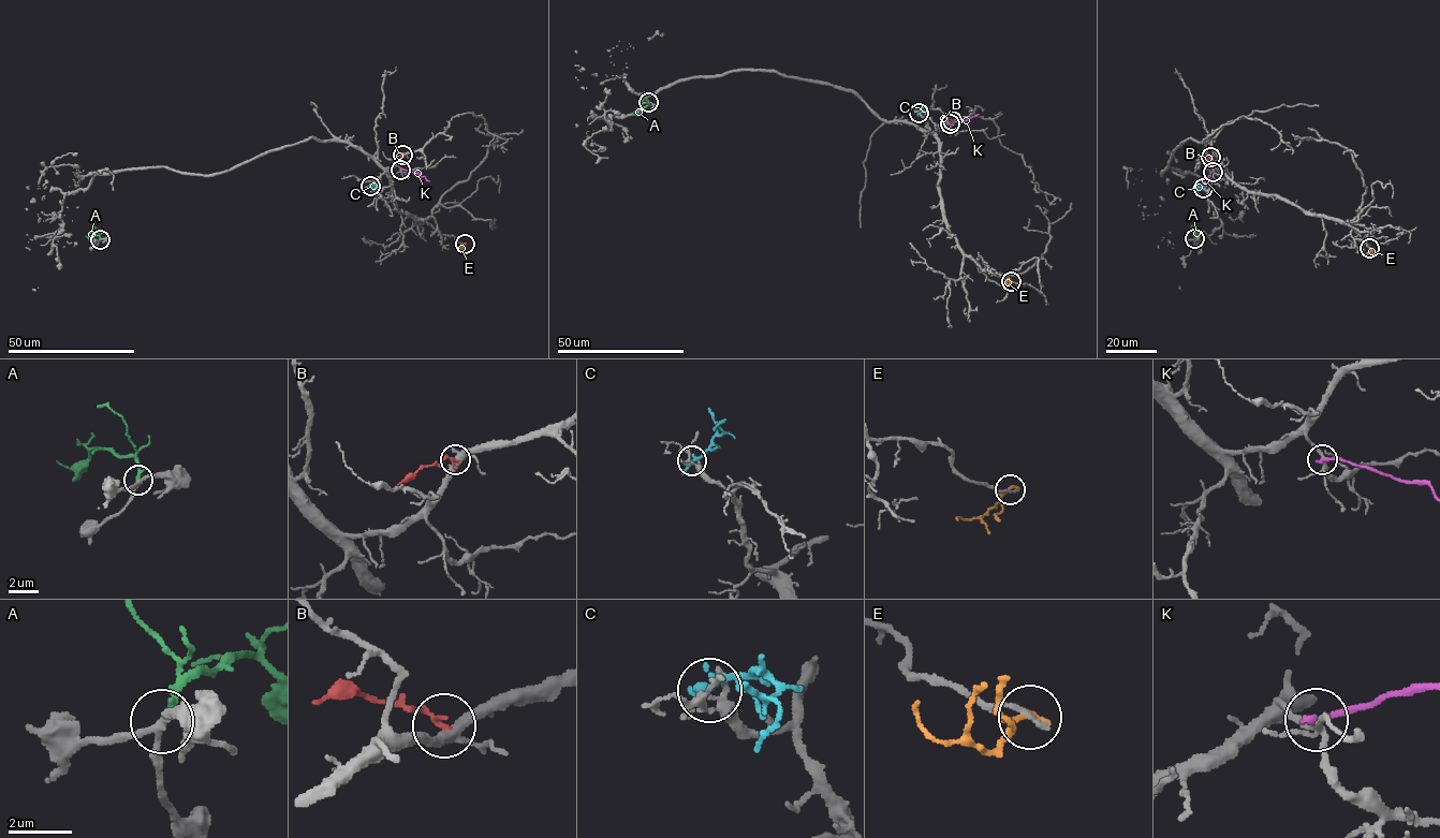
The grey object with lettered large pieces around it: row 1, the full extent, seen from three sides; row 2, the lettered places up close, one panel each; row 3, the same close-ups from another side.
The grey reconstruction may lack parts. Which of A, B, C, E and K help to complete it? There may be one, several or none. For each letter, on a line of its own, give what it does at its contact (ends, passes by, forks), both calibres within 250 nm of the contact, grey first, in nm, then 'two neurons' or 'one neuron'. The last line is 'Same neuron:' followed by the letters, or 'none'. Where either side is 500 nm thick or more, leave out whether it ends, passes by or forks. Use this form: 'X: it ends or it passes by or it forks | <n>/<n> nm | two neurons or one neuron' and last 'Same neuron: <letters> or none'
A: it ends | 190/260 nm | one neuron
B: it ends | 320/200 nm | two neurons
C: it ends | 190/360 nm | two neurons
E: it ends | 200/240 nm | two neurons
K: it ends | 170/240 nm | two neurons
Same neuron: A

